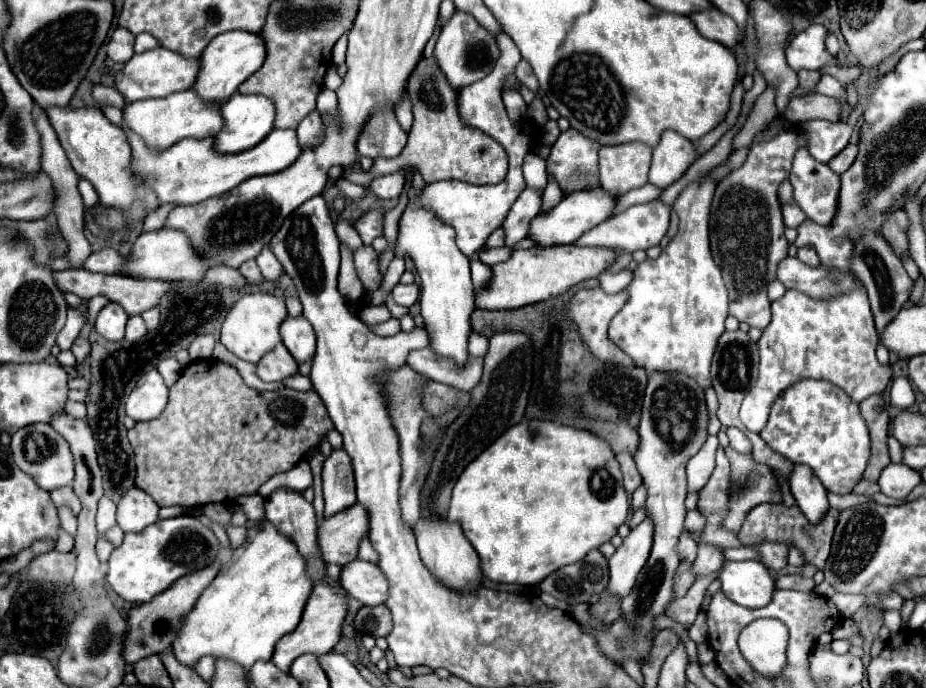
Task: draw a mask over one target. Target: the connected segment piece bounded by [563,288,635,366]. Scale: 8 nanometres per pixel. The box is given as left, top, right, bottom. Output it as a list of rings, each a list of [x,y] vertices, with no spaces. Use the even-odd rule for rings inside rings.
[[[593,288],[593,290],[579,290],[573,300],[569,302],[567,310],[563,312],[567,318],[571,318],[581,332],[581,338],[587,342],[587,346],[591,348],[591,352],[599,358],[599,360],[613,360],[615,364],[625,364],[625,366],[635,366],[633,362],[629,362],[629,356],[625,356],[607,336],[607,328],[611,318],[625,306],[625,290],[615,294],[615,296],[607,296],[601,288]]]

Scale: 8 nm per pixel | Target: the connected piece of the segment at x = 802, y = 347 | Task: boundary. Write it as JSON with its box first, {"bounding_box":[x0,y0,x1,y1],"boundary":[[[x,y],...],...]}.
{"bounding_box":[741,286,891,432],"boundary":[[[857,286],[851,292],[833,296],[829,300],[817,300],[817,298],[809,298],[809,296],[797,290],[787,290],[783,298],[779,298],[771,304],[771,310],[773,310],[771,324],[763,330],[763,336],[757,342],[759,356],[761,356],[761,360],[759,360],[759,380],[745,394],[743,404],[741,404],[741,422],[745,424],[747,430],[761,432],[767,424],[773,402],[787,388],[791,388],[793,384],[807,380],[807,378],[827,380],[827,382],[839,386],[841,390],[845,390],[849,394],[849,398],[853,402],[861,402],[865,398],[873,396],[873,394],[881,394],[885,390],[885,386],[889,384],[891,366],[881,366],[877,362],[875,348],[877,348],[877,342],[879,342],[879,336],[875,332],[873,314],[871,314],[867,292],[865,292],[863,286]]]}

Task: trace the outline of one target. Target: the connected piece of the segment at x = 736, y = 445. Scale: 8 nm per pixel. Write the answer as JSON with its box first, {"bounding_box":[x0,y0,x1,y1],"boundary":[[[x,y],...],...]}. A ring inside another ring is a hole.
{"bounding_box":[726,428,751,454],"boundary":[[[727,428],[726,434],[729,440],[731,440],[731,448],[733,448],[735,452],[751,454],[751,442],[749,442],[749,438],[747,438],[741,430],[737,430],[737,428]]]}

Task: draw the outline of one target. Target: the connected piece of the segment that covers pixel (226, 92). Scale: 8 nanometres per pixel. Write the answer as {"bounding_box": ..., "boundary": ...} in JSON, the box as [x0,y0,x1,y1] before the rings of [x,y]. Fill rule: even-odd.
{"bounding_box":[193,30,267,102],"boundary":[[[243,30],[225,32],[213,38],[213,44],[209,44],[209,48],[205,48],[205,52],[201,54],[201,72],[193,88],[207,102],[225,102],[233,92],[237,92],[237,86],[243,80],[247,80],[253,72],[261,68],[265,56],[267,56],[267,48],[259,32],[243,32]]]}

